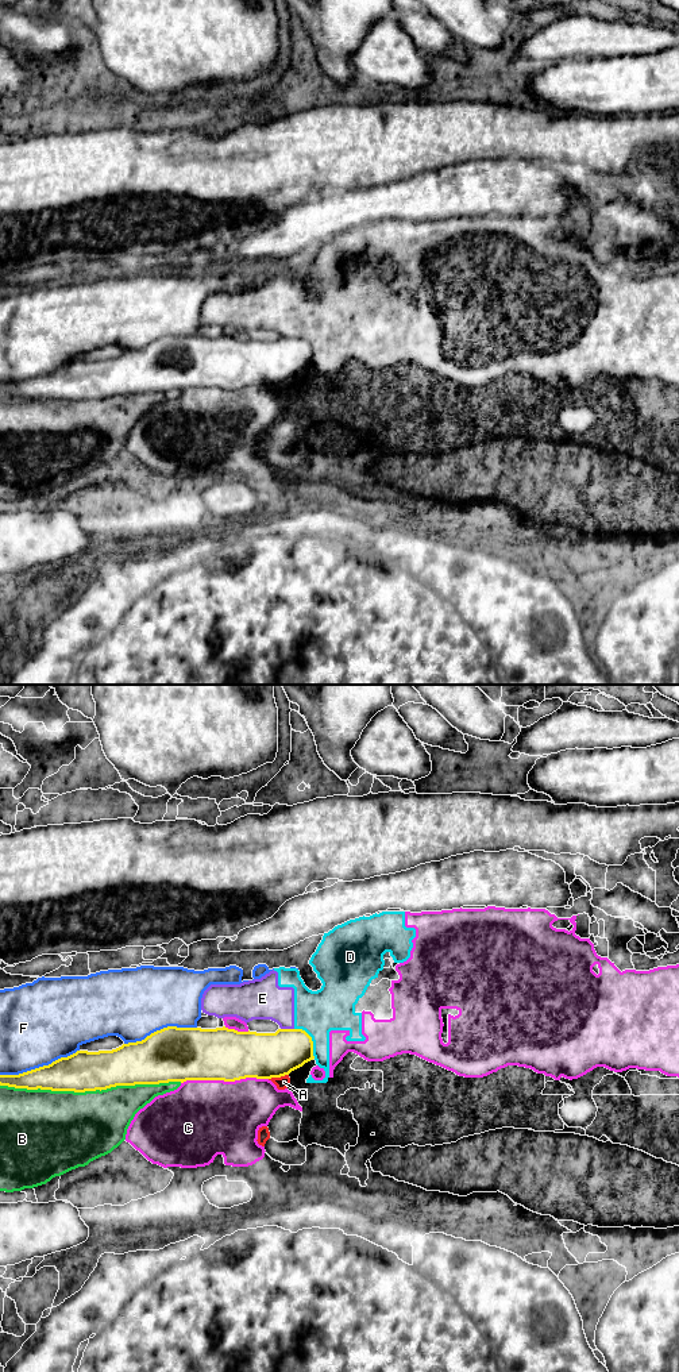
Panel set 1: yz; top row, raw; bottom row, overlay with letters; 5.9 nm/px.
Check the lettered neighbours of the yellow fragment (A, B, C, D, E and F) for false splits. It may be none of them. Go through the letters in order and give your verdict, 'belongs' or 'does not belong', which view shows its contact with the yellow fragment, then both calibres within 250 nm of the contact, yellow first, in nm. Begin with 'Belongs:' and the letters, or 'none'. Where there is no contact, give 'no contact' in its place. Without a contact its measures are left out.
Belongs: none
A: does not belong; contact in yz; calibres 280 and 80 nm
B: does not belong; contact in yz; calibres 240 and 440 nm
C: does not belong; contact in yz; calibres 320 and 460 nm
D: does not belong; contact in yz; calibres 280 and 280 nm
E: does not belong; contact in yz; calibres 280 and 240 nm
F: does not belong; contact in yz; calibres 240 and 460 nm

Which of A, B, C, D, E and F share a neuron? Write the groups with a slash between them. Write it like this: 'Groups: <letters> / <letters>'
Groups: A / B / C D E / F

